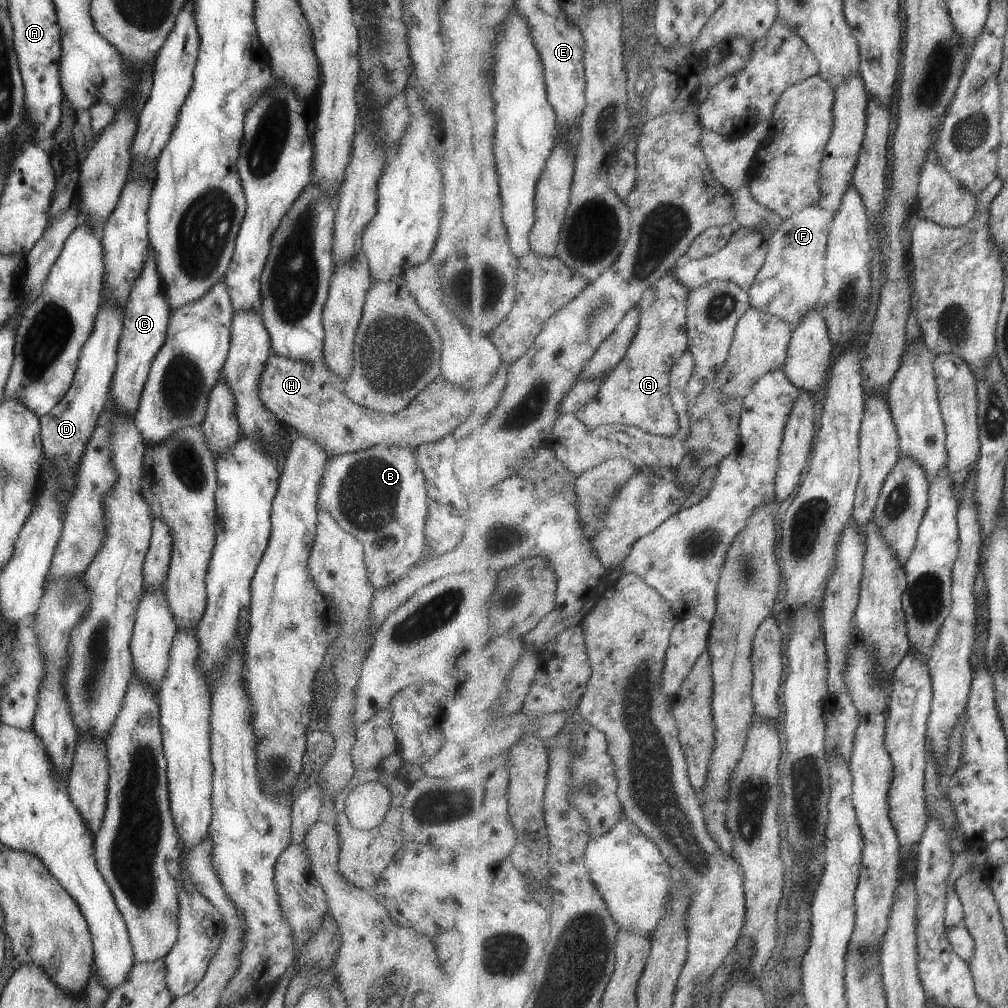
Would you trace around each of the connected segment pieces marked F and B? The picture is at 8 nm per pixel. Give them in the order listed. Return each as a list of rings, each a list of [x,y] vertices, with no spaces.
[[[820,205],[805,208],[803,212],[784,219],[777,232],[768,241],[769,255],[758,279],[751,286],[750,298],[752,307],[767,312],[794,326],[803,319],[803,314],[813,308],[819,300],[821,290],[826,287],[826,257],[828,252],[828,239],[831,226],[834,224],[836,213],[830,209],[823,209]]]
[[[371,446],[358,452],[337,455],[327,460],[317,492],[316,507],[331,514],[343,532],[355,536],[363,546],[367,581],[372,588],[383,588],[401,578],[424,557],[423,520],[427,515],[426,483],[411,446]]]

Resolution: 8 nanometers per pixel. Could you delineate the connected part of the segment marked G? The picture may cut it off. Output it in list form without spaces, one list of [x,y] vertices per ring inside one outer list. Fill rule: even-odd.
[[[673,271],[649,288],[641,303],[638,335],[635,336],[622,363],[607,377],[599,394],[577,412],[589,428],[613,424],[635,426],[653,435],[675,436],[679,431],[677,412],[669,396],[669,376],[679,358],[688,352],[687,308],[690,292]]]

